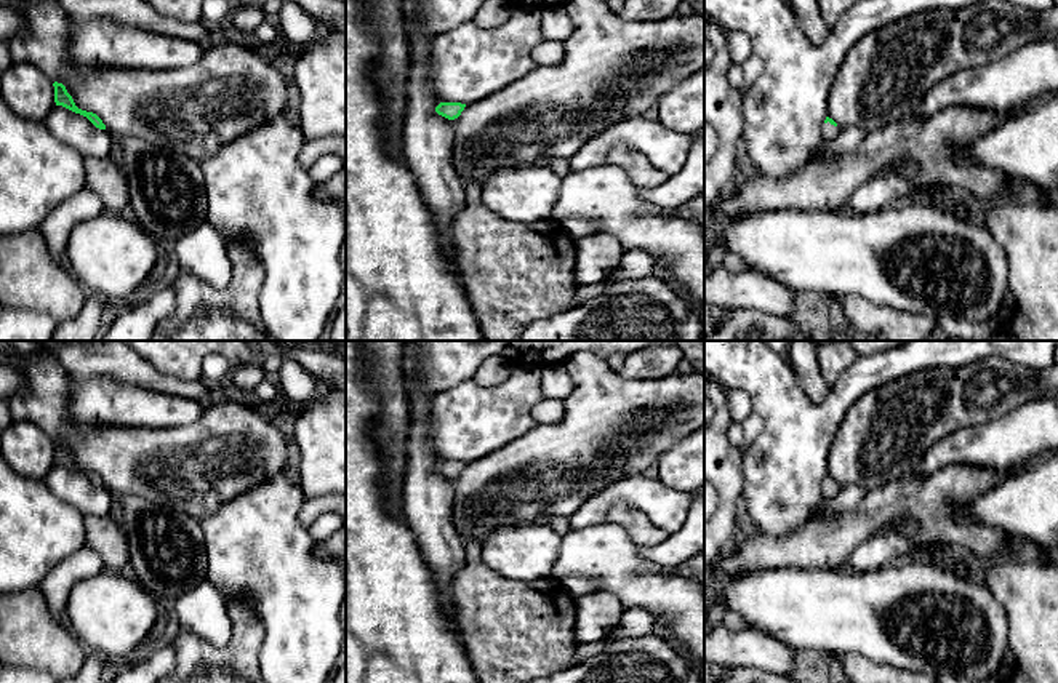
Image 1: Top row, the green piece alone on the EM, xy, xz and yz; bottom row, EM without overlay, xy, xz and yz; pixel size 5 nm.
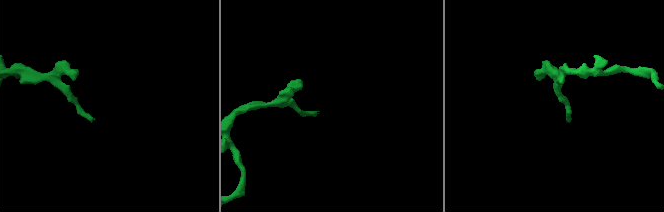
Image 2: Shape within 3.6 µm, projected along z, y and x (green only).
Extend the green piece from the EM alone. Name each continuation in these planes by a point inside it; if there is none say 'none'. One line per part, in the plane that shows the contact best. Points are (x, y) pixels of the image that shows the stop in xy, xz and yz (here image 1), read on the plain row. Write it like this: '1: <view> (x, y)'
1: yz (829, 490)

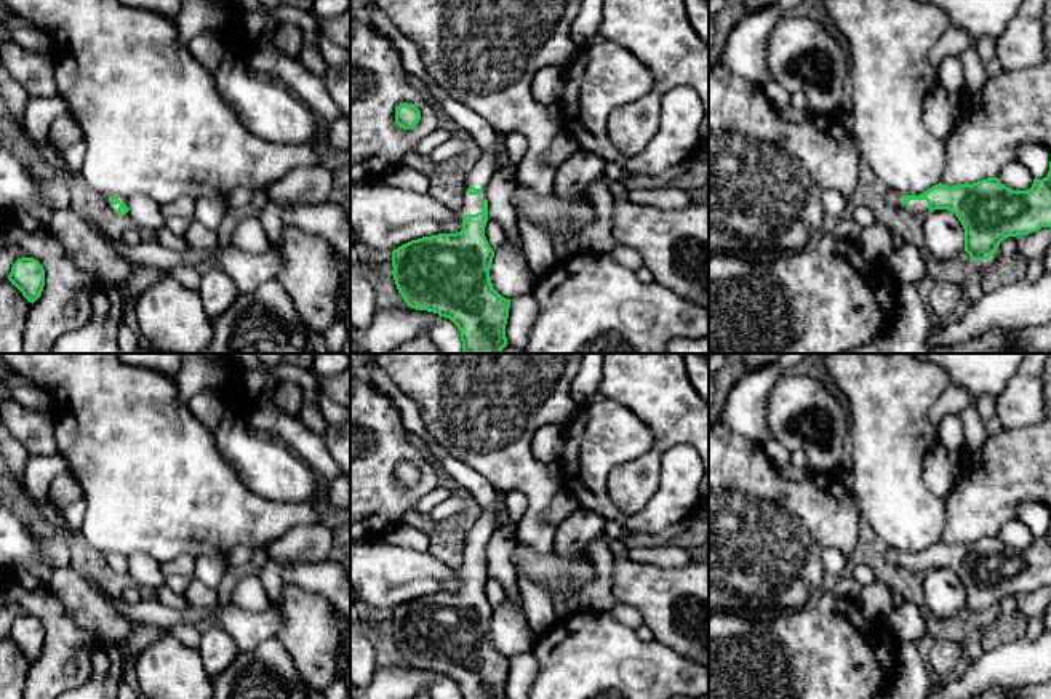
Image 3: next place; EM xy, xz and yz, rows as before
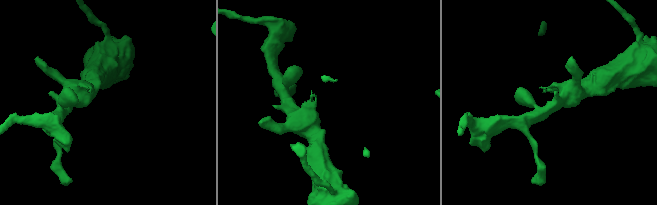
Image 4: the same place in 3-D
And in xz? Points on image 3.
1: xz (482, 531)

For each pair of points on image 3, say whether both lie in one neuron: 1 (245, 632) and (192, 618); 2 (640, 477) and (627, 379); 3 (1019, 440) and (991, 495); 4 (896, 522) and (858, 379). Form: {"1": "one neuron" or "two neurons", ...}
{"1": "one neuron", "2": "one neuron", "3": "one neuron", "4": "one neuron"}

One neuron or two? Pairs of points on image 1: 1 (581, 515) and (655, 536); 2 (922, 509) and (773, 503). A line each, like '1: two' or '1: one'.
1: two
2: two

